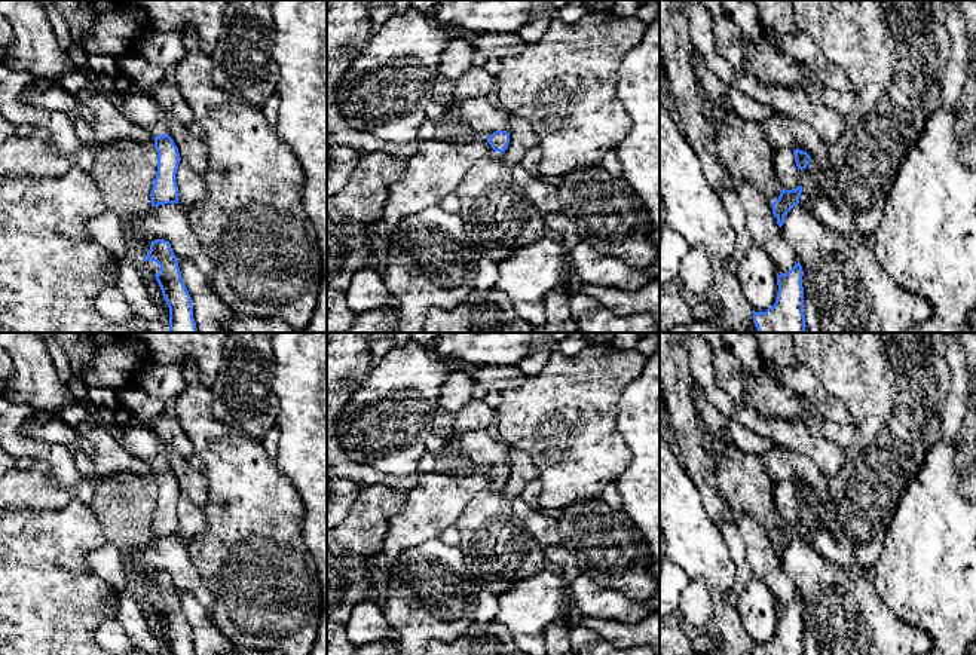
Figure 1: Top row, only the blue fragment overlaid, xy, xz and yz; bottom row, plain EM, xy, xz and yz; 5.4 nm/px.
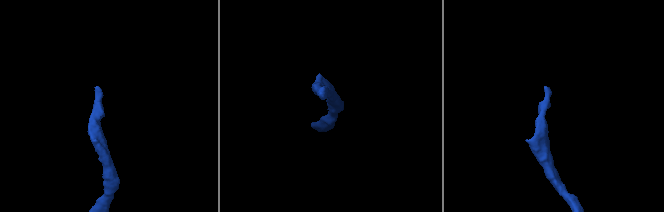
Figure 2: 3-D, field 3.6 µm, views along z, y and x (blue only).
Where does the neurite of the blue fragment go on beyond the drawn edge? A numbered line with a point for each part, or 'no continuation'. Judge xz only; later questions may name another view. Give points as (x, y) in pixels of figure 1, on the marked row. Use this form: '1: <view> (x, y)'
1: xz (498, 217)

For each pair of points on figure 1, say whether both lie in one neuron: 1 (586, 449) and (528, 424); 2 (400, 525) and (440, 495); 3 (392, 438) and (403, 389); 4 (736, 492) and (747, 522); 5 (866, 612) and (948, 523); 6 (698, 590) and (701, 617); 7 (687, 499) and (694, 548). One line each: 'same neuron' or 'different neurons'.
1: same neuron
2: same neuron
3: same neuron
4: different neurons
5: different neurons
6: same neuron
7: same neuron

